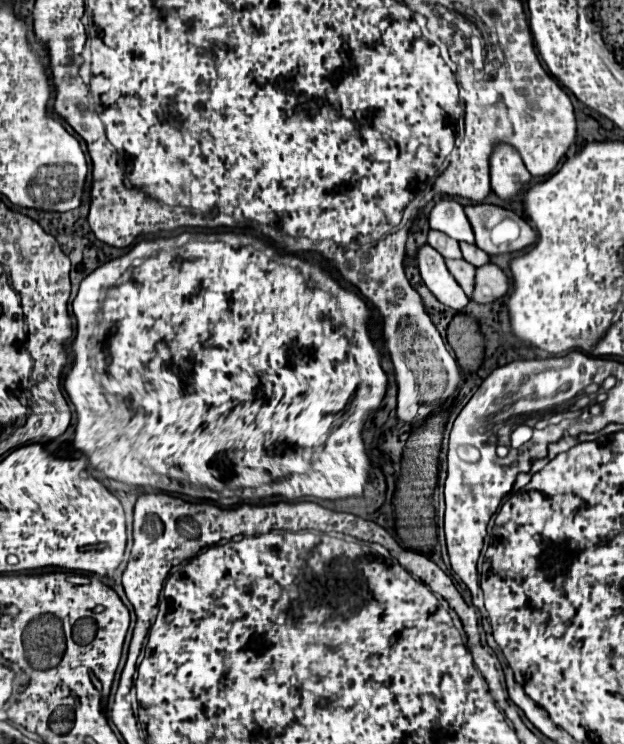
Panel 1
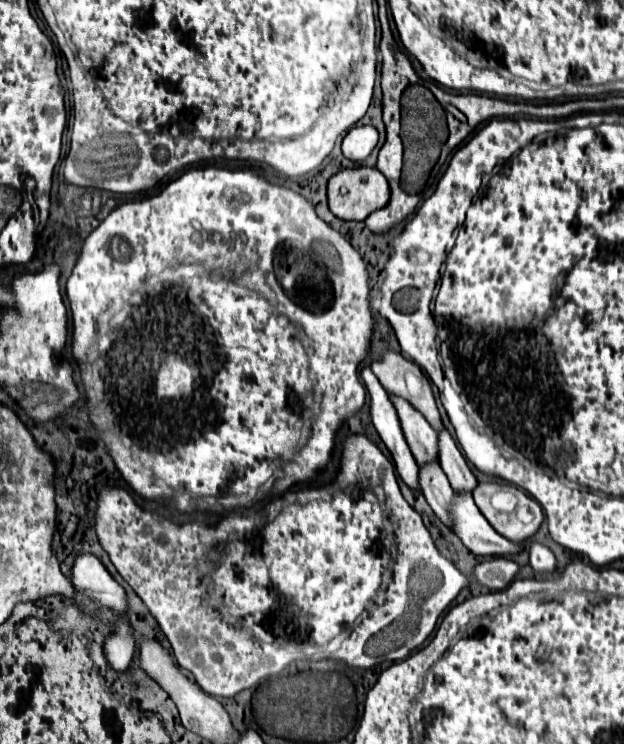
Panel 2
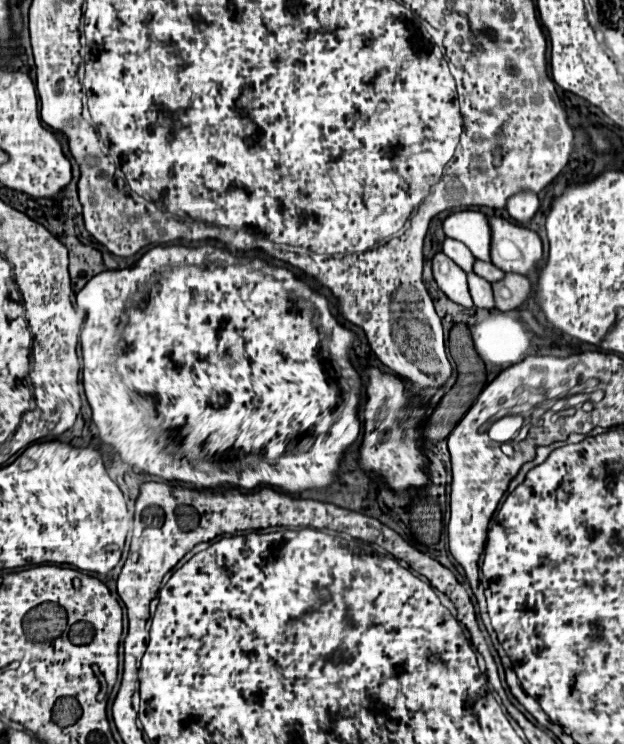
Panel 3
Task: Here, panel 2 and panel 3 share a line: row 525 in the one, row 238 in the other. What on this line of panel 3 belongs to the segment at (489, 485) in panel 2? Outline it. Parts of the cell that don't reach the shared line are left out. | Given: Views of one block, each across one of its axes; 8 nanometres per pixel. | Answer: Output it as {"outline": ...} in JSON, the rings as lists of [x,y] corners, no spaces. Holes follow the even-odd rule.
{"outline":[[[488,216],[492,240],[490,258],[504,272],[530,274],[542,262],[542,240],[534,230],[512,224],[500,216]]]}

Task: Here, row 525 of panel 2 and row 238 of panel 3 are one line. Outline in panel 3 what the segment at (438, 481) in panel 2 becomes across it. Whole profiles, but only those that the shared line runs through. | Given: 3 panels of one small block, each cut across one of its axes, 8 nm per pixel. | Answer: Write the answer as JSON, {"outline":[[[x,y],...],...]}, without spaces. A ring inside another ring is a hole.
{"outline":[[[446,238],[446,240],[442,242],[442,252],[444,252],[448,258],[452,258],[464,272],[472,272],[474,256],[472,256],[472,252],[470,252],[464,244],[460,244],[458,240]]]}

